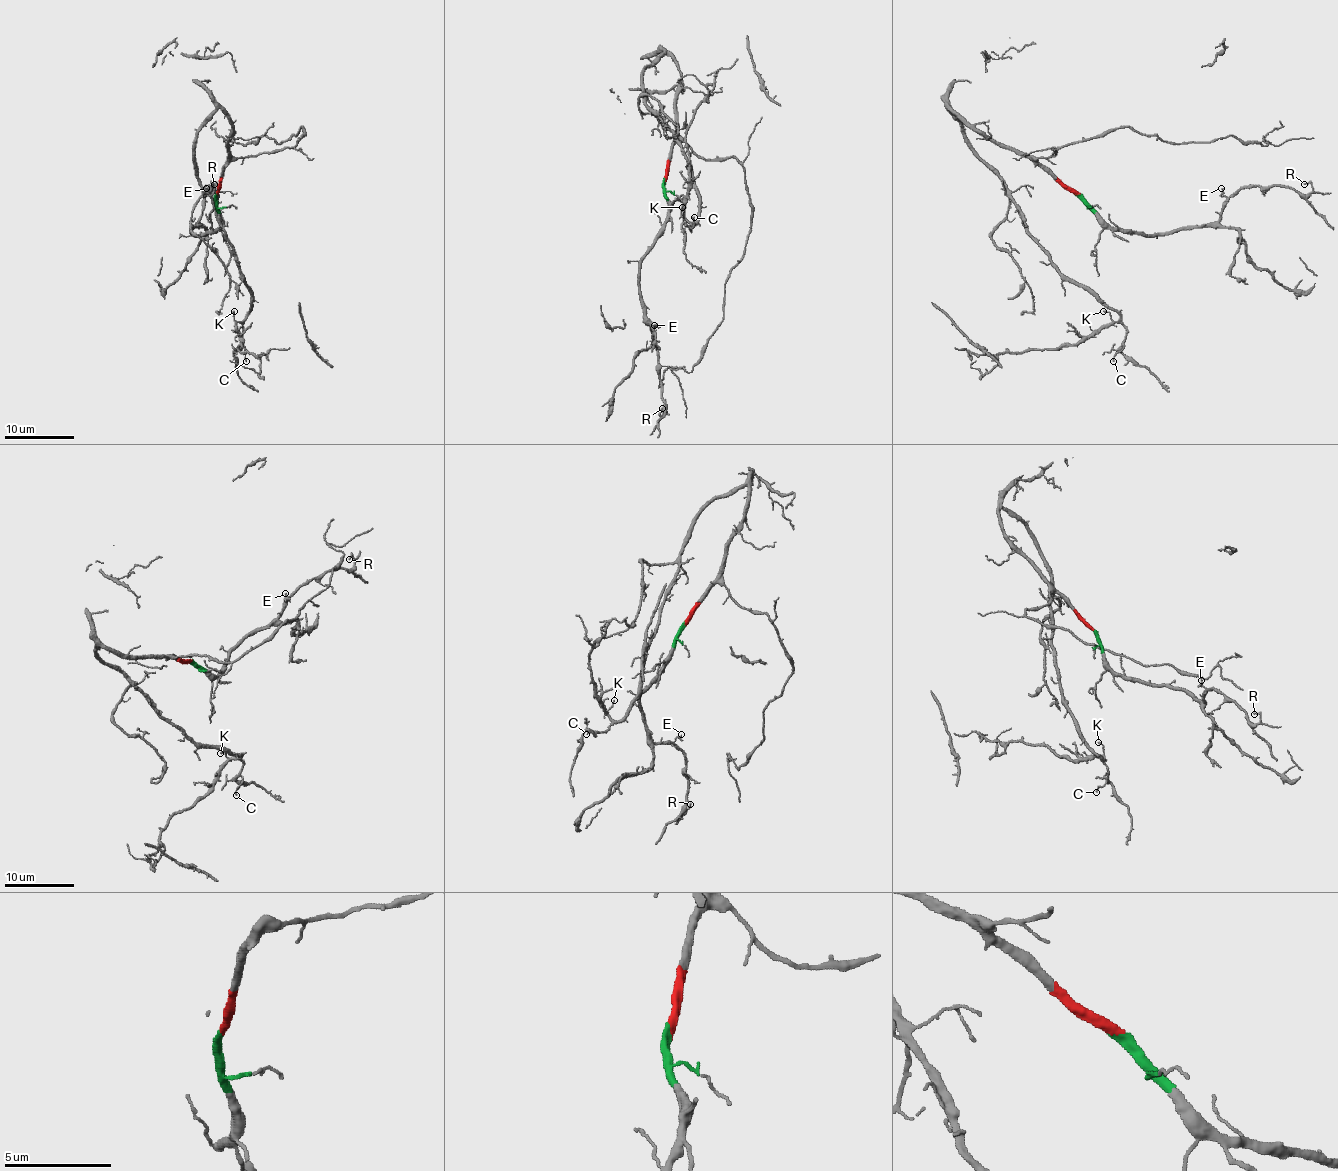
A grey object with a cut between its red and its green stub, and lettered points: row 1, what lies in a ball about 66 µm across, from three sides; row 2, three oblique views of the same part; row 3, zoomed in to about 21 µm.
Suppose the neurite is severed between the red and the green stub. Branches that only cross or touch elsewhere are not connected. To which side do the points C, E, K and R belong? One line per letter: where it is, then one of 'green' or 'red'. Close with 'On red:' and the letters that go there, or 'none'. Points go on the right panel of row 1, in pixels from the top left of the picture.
C: place (1113, 361); red
E: place (1221, 188); green
K: place (1103, 311); red
R: place (1304, 184); green
On red: C, K

